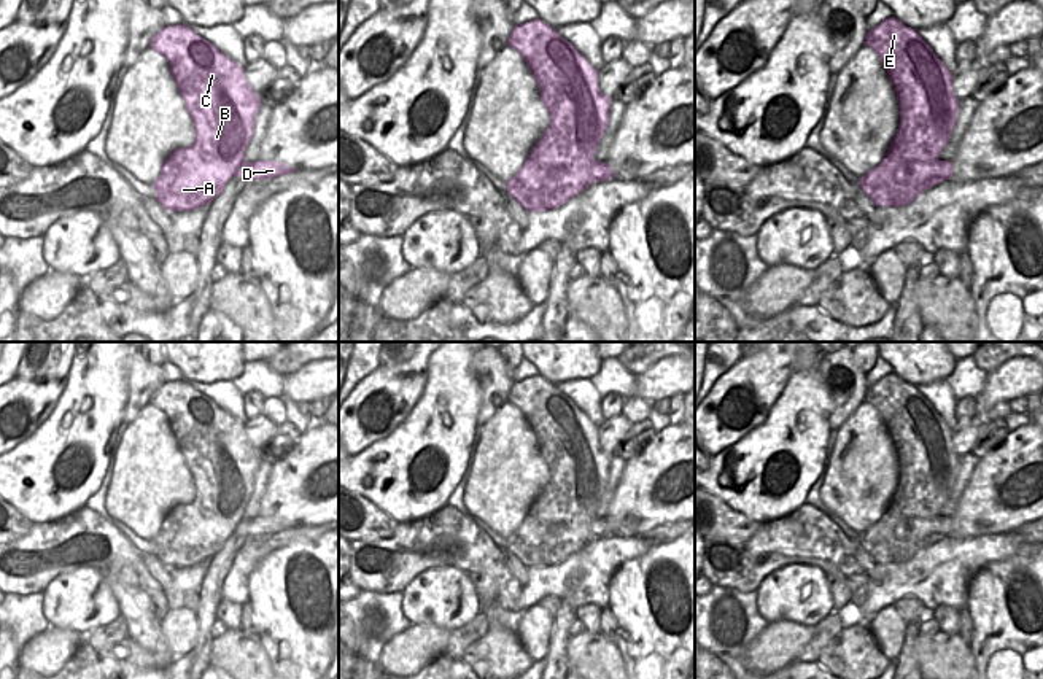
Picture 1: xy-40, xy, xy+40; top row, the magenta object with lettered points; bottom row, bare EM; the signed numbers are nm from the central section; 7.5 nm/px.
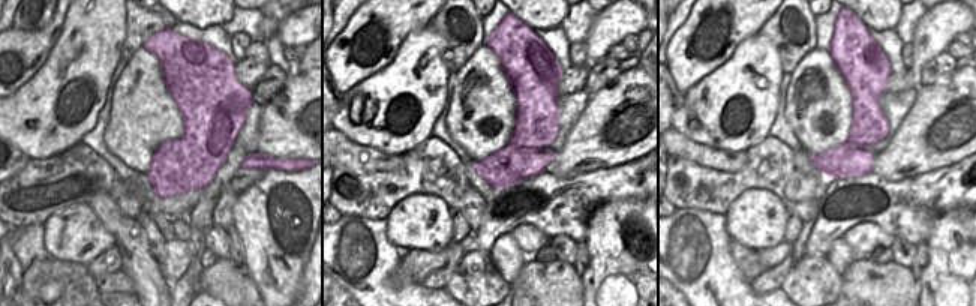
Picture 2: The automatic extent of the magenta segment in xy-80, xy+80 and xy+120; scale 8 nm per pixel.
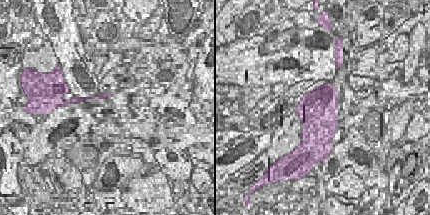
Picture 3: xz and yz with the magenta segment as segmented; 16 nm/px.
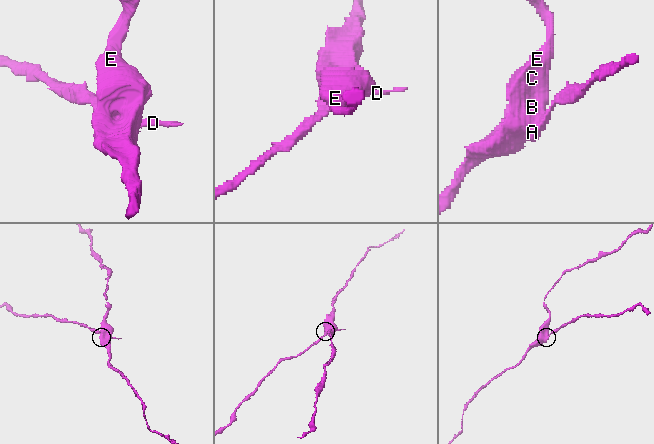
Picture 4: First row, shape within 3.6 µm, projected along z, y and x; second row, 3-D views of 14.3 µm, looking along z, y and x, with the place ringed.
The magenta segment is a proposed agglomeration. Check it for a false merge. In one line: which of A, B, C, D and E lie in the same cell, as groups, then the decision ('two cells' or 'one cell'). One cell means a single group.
A B C E / D | two cells

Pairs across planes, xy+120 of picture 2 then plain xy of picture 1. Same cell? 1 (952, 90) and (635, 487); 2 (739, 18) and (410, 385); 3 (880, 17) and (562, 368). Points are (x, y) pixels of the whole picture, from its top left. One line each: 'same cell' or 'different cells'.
1: same cell
2: same cell
3: same cell

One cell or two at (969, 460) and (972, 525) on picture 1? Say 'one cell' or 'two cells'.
two cells

